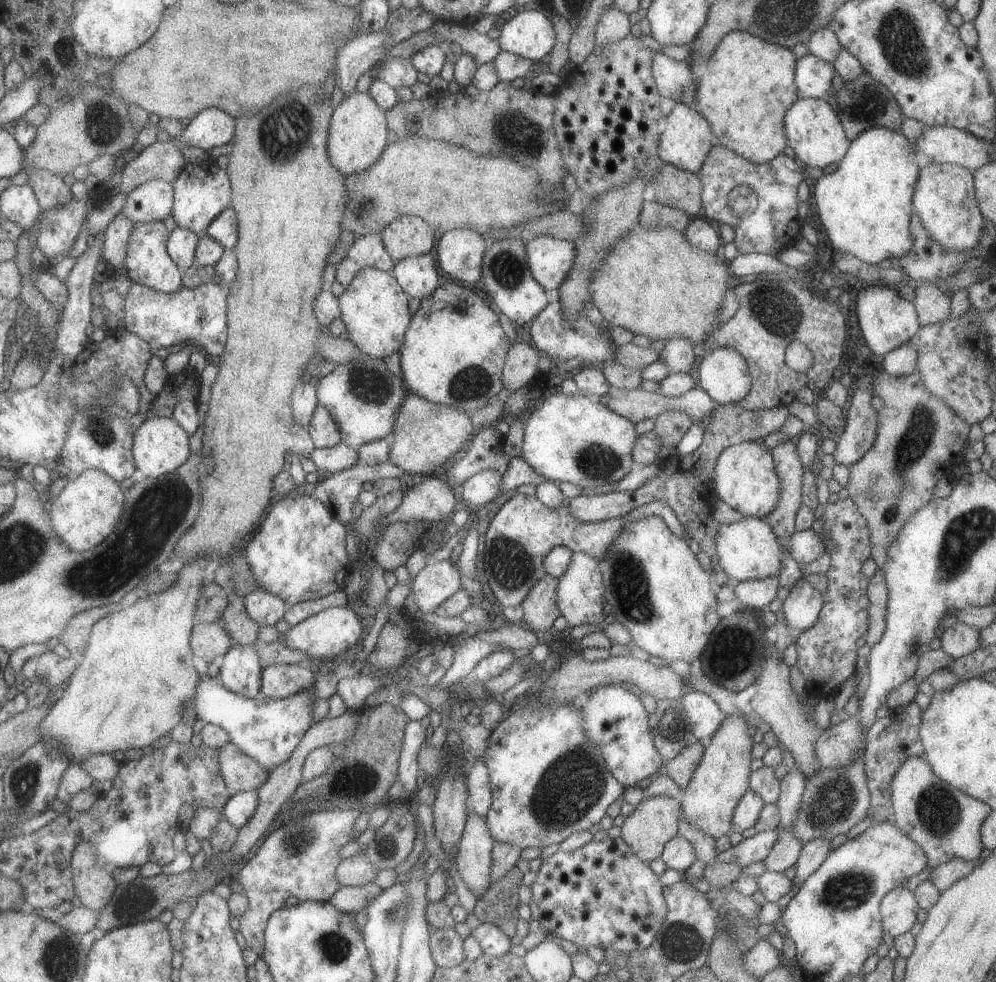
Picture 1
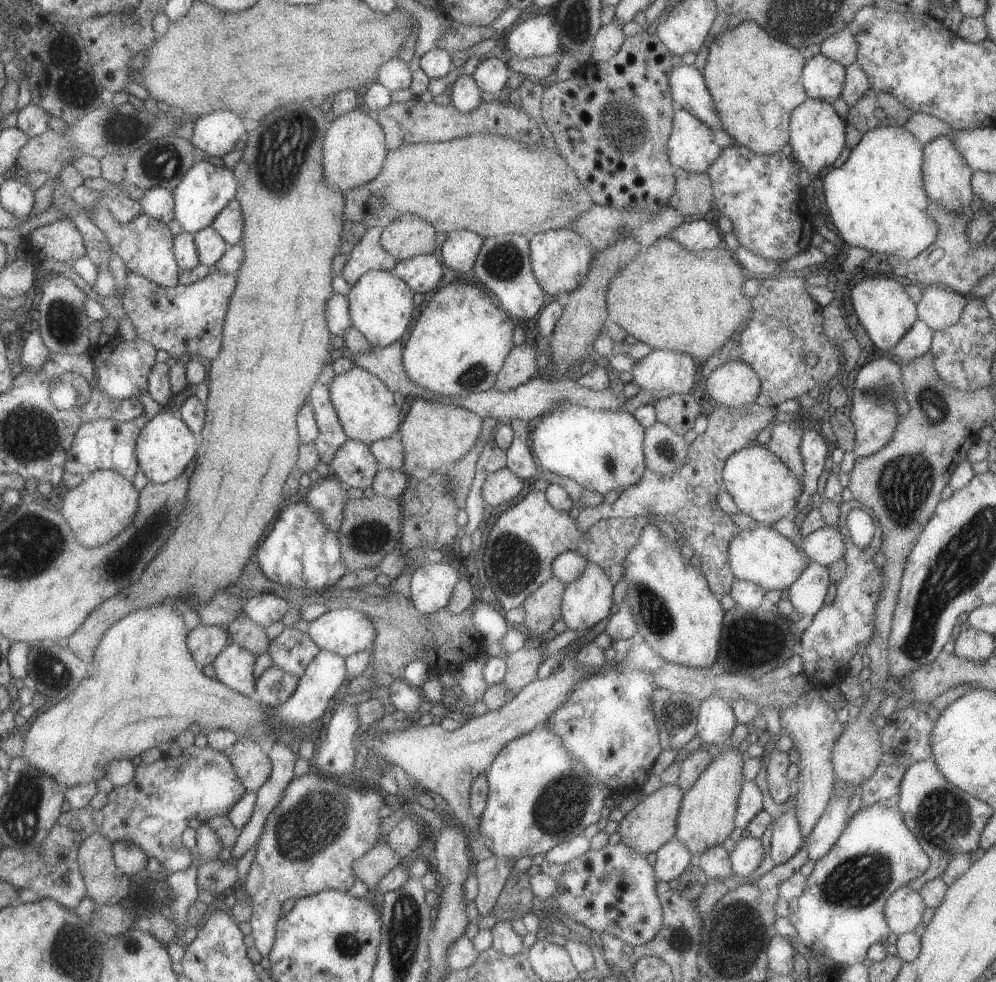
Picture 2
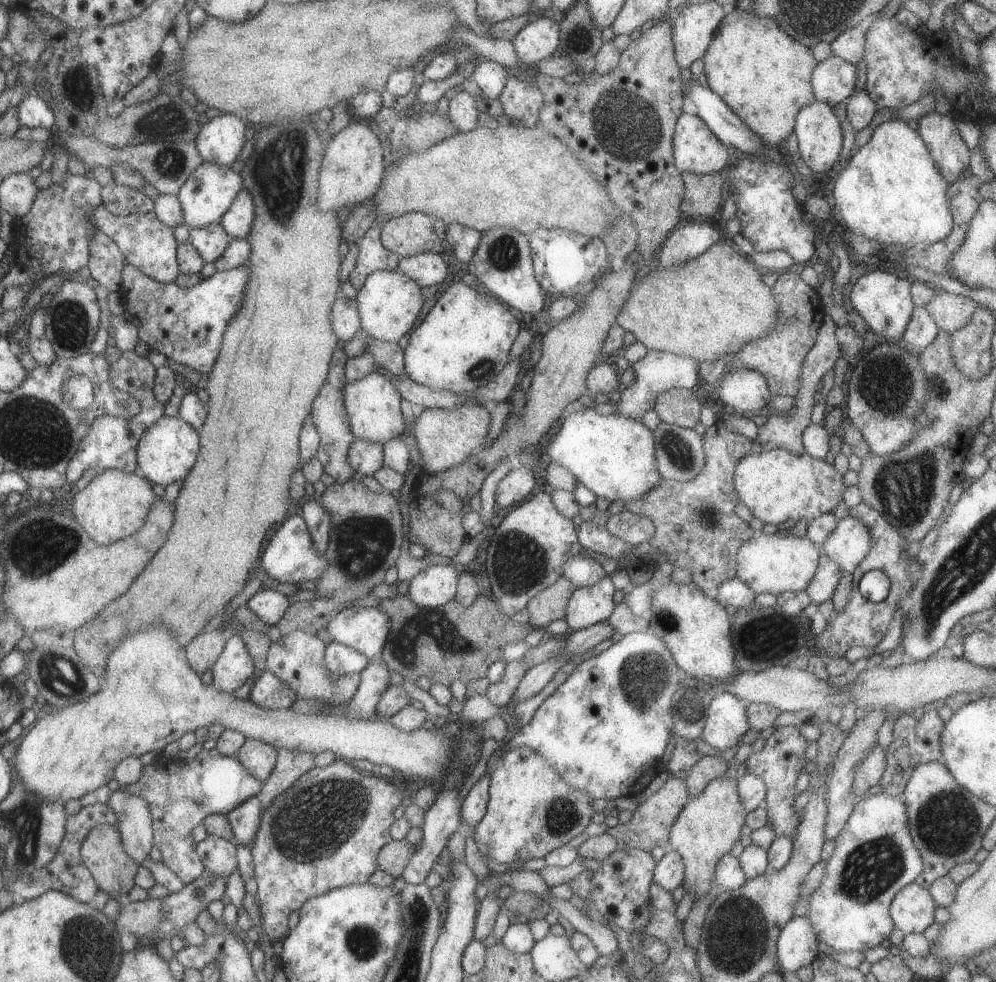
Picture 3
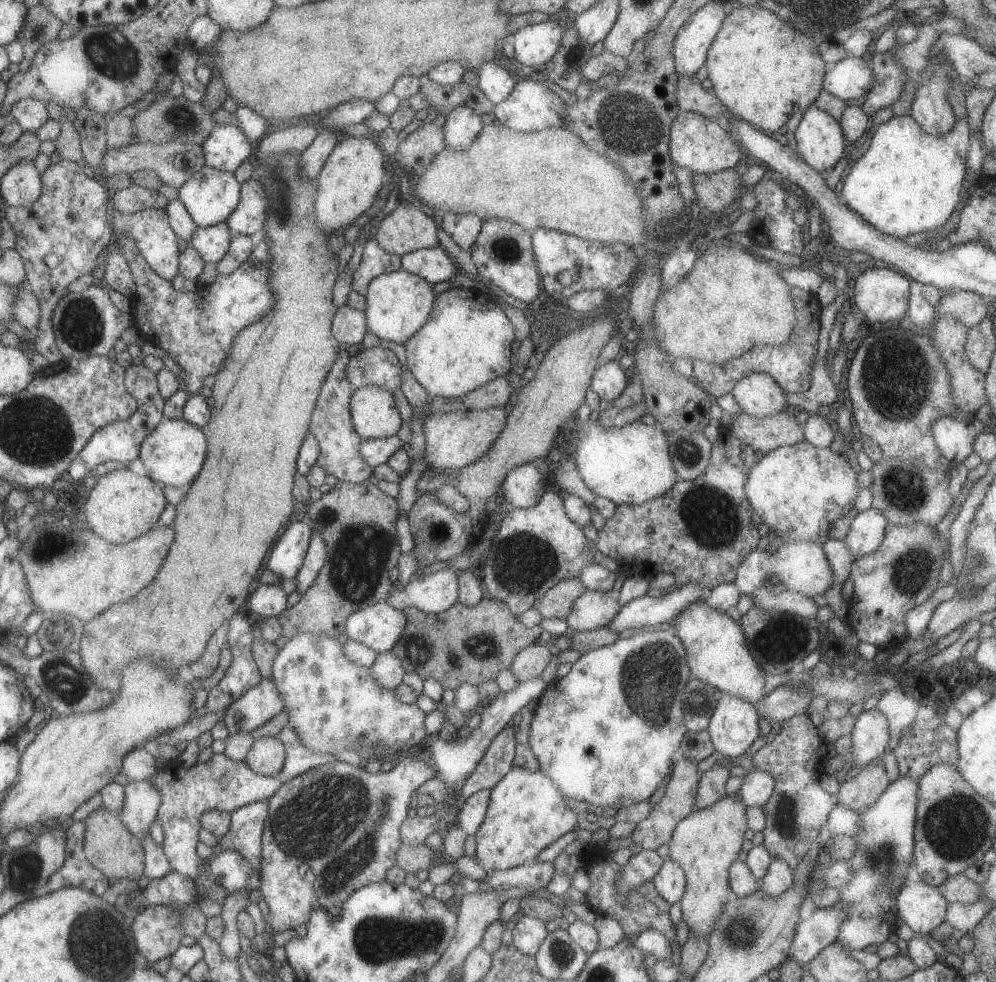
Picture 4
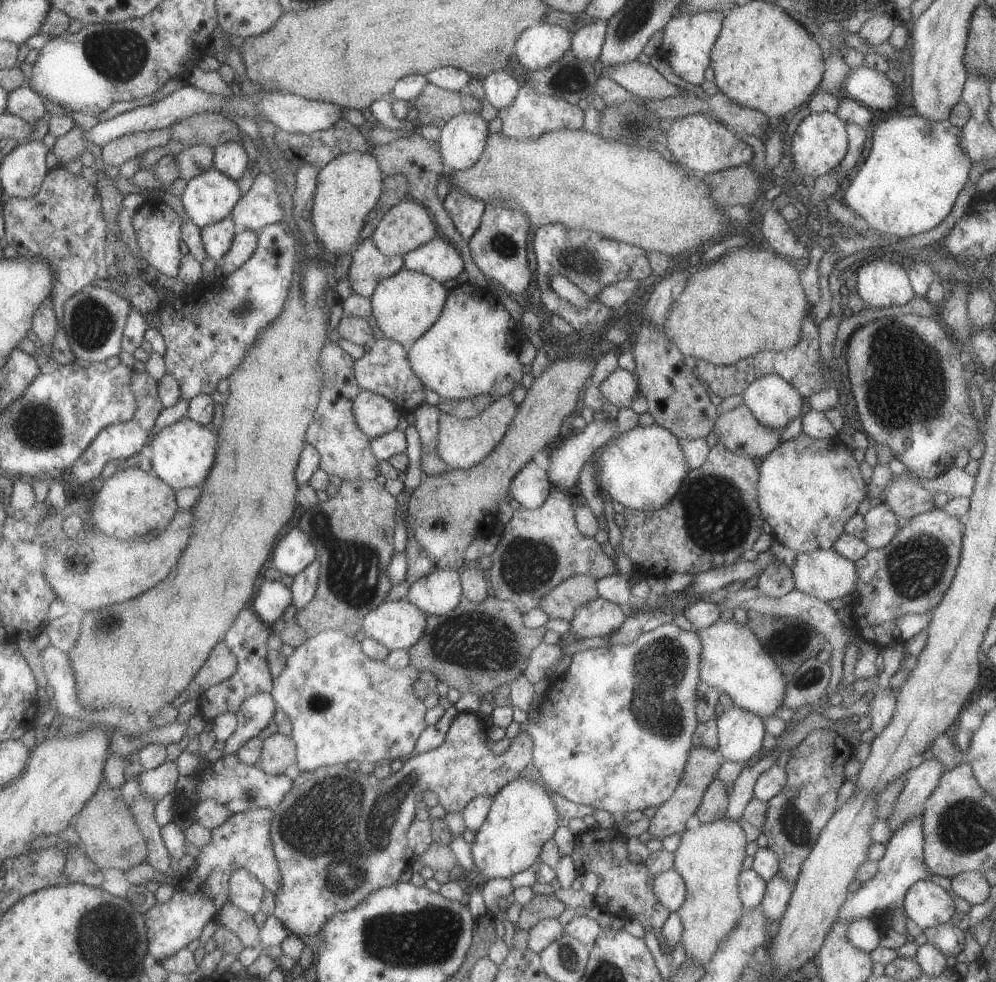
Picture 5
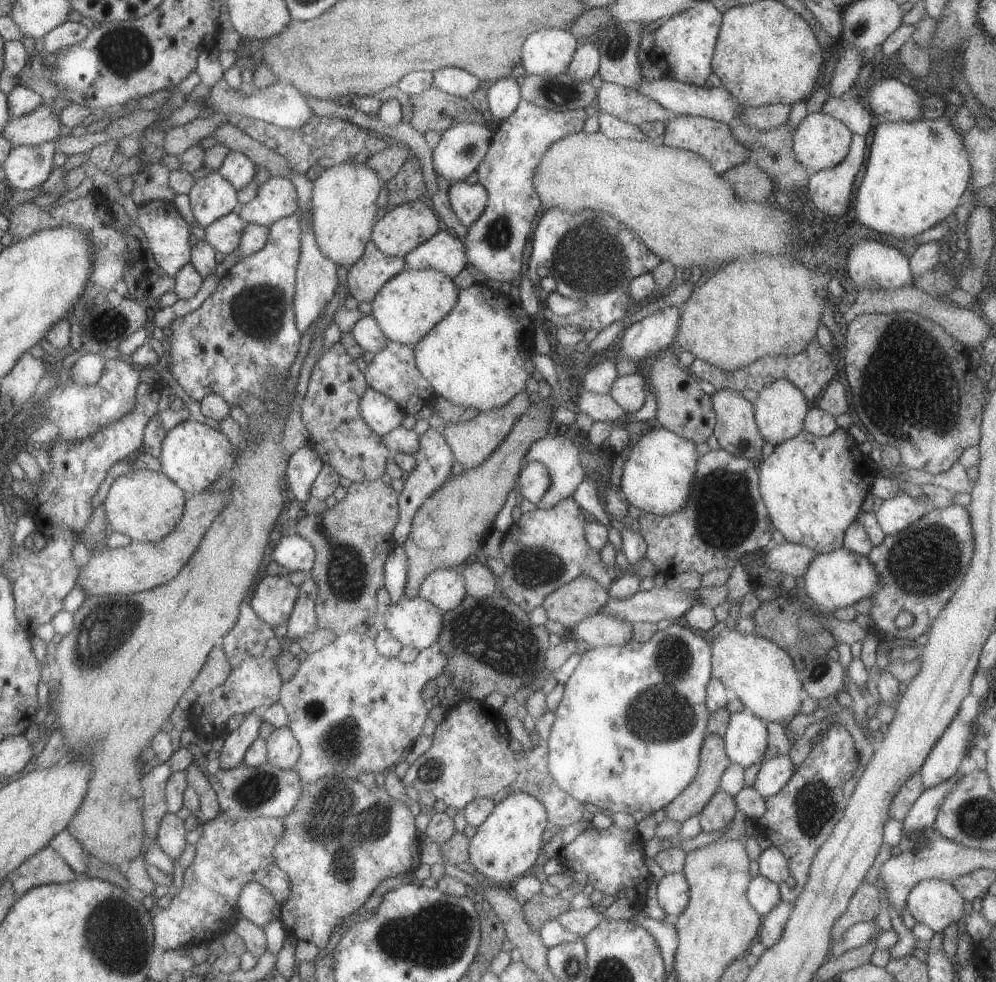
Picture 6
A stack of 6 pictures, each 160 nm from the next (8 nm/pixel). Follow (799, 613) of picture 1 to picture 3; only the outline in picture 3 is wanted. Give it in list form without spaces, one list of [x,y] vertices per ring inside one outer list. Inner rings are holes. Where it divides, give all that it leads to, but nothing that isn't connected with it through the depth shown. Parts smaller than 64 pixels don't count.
[[[821,552],[817,570],[805,588],[811,602],[817,602],[820,605],[822,602],[829,601],[837,582],[841,580],[842,571],[837,563],[831,561],[828,556],[825,556],[825,553]]]

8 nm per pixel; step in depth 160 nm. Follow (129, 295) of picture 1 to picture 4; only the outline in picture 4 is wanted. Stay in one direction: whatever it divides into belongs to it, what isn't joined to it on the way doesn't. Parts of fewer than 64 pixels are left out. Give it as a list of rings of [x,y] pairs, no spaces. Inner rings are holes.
[[[121,235],[116,242],[136,288],[130,298],[131,324],[179,365],[182,373],[177,377],[178,388],[190,395],[199,393],[203,378],[215,375],[228,357],[235,335],[274,307],[276,296],[270,285],[271,256],[265,236],[231,274],[217,274],[208,288],[201,285],[197,292],[186,293],[176,291],[170,281],[151,270],[131,237]]]

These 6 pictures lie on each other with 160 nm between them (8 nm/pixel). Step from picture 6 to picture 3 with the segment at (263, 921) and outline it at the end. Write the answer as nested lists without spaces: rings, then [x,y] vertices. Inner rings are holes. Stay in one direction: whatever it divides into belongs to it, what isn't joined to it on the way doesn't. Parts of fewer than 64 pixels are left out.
[[[208,835],[204,841],[194,846],[205,870],[227,880],[235,872],[238,862],[235,856],[235,846],[228,840]]]

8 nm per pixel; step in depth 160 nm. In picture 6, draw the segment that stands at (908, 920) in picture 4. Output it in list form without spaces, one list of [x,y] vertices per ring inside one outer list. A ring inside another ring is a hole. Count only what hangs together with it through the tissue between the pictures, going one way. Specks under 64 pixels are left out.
[[[920,880],[906,896],[907,910],[916,922],[922,922],[931,930],[942,931],[951,922],[961,923],[963,896],[947,881]]]

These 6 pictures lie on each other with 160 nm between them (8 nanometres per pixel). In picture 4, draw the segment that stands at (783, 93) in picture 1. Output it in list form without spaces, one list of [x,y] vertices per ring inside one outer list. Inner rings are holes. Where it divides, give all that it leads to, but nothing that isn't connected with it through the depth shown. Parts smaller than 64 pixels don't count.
[[[737,5],[723,17],[704,64],[713,93],[726,110],[737,119],[765,132],[779,130],[791,114],[813,104],[821,92],[822,80],[828,68],[811,37],[796,29],[789,20],[782,19],[760,5]]]

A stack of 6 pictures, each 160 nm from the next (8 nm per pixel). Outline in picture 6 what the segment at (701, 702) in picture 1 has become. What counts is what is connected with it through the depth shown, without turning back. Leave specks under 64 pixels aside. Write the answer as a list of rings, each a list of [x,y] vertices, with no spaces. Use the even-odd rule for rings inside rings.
[[[747,709],[729,714],[727,729],[722,740],[725,755],[730,763],[746,770],[751,764],[763,760],[767,747],[765,722]]]

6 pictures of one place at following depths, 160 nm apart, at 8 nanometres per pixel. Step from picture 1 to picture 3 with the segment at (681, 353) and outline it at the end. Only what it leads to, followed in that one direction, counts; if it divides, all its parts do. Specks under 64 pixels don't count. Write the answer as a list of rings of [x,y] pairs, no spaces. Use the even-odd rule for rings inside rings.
[[[647,351],[643,358],[631,365],[634,370],[634,382],[627,388],[620,387],[620,399],[613,413],[639,421],[645,411],[654,408],[656,396],[670,388],[691,389],[697,382],[698,363],[689,357],[680,357],[667,351]]]

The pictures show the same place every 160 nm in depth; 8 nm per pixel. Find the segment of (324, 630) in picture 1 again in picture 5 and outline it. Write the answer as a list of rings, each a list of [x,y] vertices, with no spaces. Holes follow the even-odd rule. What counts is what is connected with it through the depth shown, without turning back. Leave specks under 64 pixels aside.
[[[407,599],[381,603],[361,621],[365,636],[374,638],[390,651],[408,649],[426,631],[426,614]]]

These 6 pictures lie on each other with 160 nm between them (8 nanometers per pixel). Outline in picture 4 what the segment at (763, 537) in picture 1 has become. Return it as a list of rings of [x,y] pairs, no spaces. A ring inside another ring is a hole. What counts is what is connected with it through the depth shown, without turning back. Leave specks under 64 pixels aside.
[[[805,541],[781,543],[773,554],[767,553],[766,550],[752,550],[744,556],[737,568],[733,584],[740,594],[749,594],[754,588],[759,588],[767,577],[777,577],[787,591],[792,590],[806,597],[824,594],[834,580],[822,545]]]

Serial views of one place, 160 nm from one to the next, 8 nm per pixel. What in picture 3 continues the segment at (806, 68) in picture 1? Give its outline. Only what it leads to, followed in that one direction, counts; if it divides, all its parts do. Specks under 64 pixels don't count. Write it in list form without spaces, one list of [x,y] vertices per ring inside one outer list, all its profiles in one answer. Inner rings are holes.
[[[831,54],[815,65],[810,83],[816,100],[833,107],[854,92],[855,65]]]

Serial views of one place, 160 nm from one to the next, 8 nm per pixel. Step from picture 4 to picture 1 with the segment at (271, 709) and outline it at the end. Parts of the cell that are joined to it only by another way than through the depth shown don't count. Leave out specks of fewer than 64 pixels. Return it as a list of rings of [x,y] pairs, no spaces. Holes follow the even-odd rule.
[[[303,664],[269,665],[261,673],[259,692],[267,699],[282,699],[312,686],[315,670]]]

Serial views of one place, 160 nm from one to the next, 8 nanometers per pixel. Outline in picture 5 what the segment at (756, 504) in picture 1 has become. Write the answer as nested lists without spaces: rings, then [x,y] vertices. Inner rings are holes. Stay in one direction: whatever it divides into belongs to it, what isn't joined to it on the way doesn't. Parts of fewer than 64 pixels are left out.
[[[802,432],[772,448],[771,452],[758,460],[757,465],[756,493],[760,513],[764,521],[771,526],[773,539],[796,554],[831,549],[838,536],[843,534],[844,524],[855,514],[859,503],[866,498],[866,484],[859,473],[858,462],[837,437],[812,439]]]

